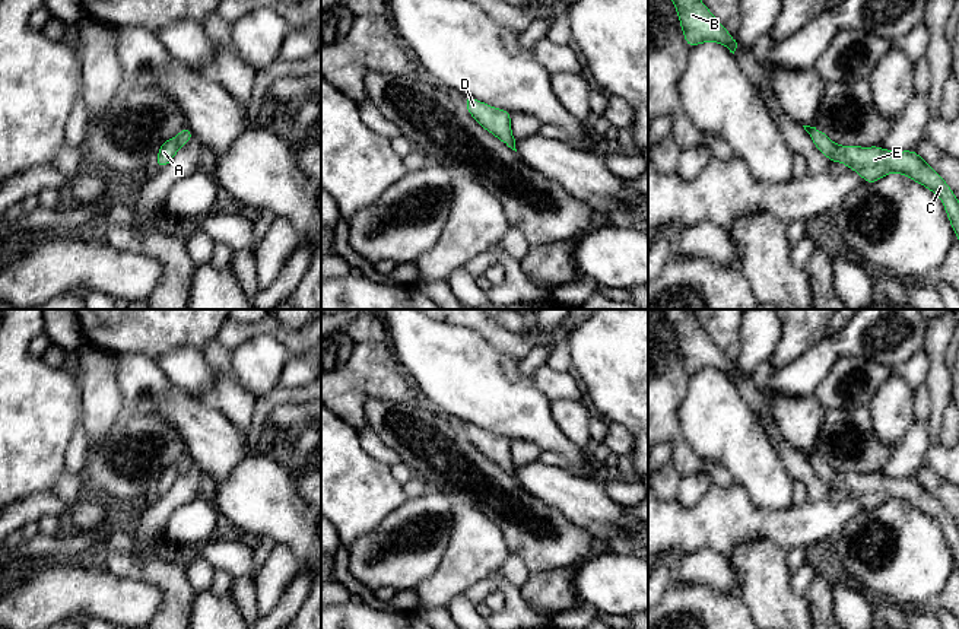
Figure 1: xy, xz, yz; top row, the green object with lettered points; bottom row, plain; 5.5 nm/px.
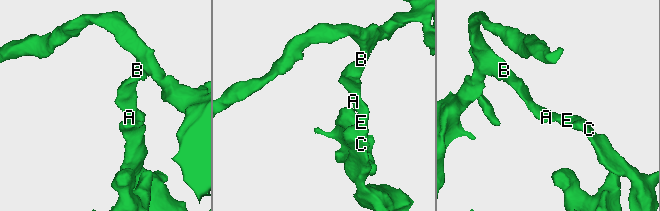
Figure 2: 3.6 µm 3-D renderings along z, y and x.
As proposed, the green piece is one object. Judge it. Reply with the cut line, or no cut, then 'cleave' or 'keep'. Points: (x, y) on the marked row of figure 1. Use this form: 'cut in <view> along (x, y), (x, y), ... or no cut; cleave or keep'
no cut; keep

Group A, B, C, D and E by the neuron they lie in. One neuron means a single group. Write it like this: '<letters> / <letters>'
A B C D E

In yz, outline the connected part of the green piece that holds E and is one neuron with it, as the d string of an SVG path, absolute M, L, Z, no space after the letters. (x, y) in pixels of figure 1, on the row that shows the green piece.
M803 126L814 146L831 161L857 171L864 182L873 184L890 172L899 172L936 193L943 201L955 236L959 239L959 201L944 182L915 150L892 152L880 146L839 146L816 127Z

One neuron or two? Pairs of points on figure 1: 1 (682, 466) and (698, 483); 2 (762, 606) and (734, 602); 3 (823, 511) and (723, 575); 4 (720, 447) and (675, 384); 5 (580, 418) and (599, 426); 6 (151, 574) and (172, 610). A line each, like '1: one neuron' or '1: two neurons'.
1: two neurons
2: two neurons
3: two neurons
4: two neurons
5: two neurons
6: one neuron

